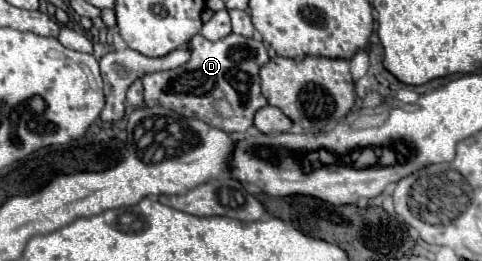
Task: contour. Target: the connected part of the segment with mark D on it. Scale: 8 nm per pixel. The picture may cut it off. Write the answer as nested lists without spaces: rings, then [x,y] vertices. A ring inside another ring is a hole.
[[[196,34],[190,38],[186,48],[190,50],[190,60],[184,66],[142,76],[144,104],[166,106],[176,114],[210,122],[210,126],[218,126],[226,132],[246,132],[254,122],[256,110],[268,104],[268,100],[260,94],[258,78],[258,70],[270,60],[266,46],[238,34],[228,34],[218,42],[210,42]],[[216,102],[228,102],[232,116],[222,116],[214,106]]]

